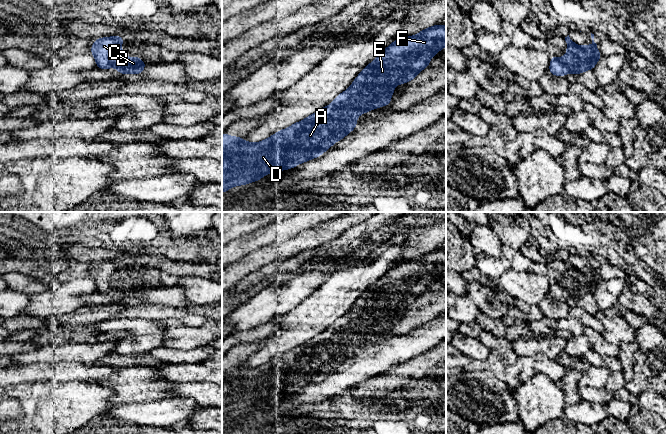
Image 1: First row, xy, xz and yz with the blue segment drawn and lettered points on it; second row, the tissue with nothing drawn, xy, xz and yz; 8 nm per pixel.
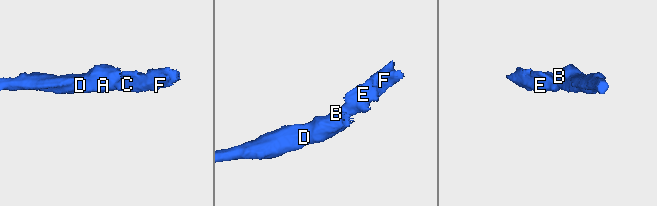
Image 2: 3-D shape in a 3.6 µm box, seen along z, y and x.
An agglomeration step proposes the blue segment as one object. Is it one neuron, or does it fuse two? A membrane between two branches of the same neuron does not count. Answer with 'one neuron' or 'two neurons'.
one neuron

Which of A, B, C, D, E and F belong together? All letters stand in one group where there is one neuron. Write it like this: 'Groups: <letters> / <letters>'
Groups: A B C D E F

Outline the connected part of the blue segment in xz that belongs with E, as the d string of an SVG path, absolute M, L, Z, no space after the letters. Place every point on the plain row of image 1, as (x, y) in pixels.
M435 249L432 251L429 251L425 254L420 255L419 258L413 259L411 261L405 261L405 262L399 262L395 264L393 267L391 267L380 279L378 279L365 293L362 294L362 296L354 303L352 309L343 317L339 318L334 324L331 329L328 329L316 337L308 340L304 344L297 346L290 351L283 353L275 358L273 358L270 362L265 363L263 365L260 365L258 367L248 367L247 365L243 364L242 362L239 362L237 360L229 361L227 357L222 358L222 417L225 415L228 415L231 411L237 410L237 409L246 409L248 407L251 407L253 405L260 404L263 400L265 400L267 397L273 397L275 395L282 395L285 393L292 393L296 389L309 385L312 382L319 381L323 376L327 375L335 366L341 364L344 362L349 356L354 354L357 350L356 341L370 335L371 333L376 333L381 330L389 329L393 323L390 323L389 320L391 318L395 318L394 315L394 309L400 309L406 306L409 306L413 304L416 299L423 294L424 292L429 290L430 283L435 280L435 278L442 274L446 270L446 249Z

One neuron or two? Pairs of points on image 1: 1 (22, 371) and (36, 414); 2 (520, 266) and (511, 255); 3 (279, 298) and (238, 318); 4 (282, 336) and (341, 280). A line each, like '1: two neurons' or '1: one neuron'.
1: two neurons
2: one neuron
3: one neuron
4: one neuron

